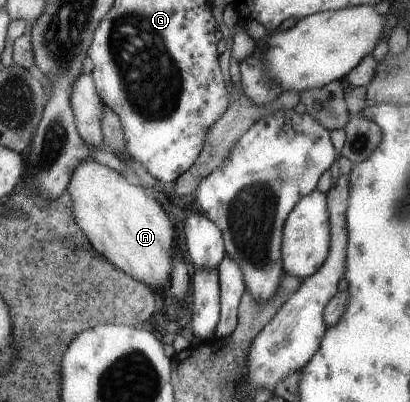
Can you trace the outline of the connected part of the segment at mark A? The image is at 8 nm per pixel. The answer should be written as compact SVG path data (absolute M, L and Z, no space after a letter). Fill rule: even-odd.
M86 159L78 165L67 192L73 198L77 223L97 253L150 289L166 283L172 269L172 253L176 253L174 249L178 247L176 228L150 190L130 185L118 171L94 159Z

